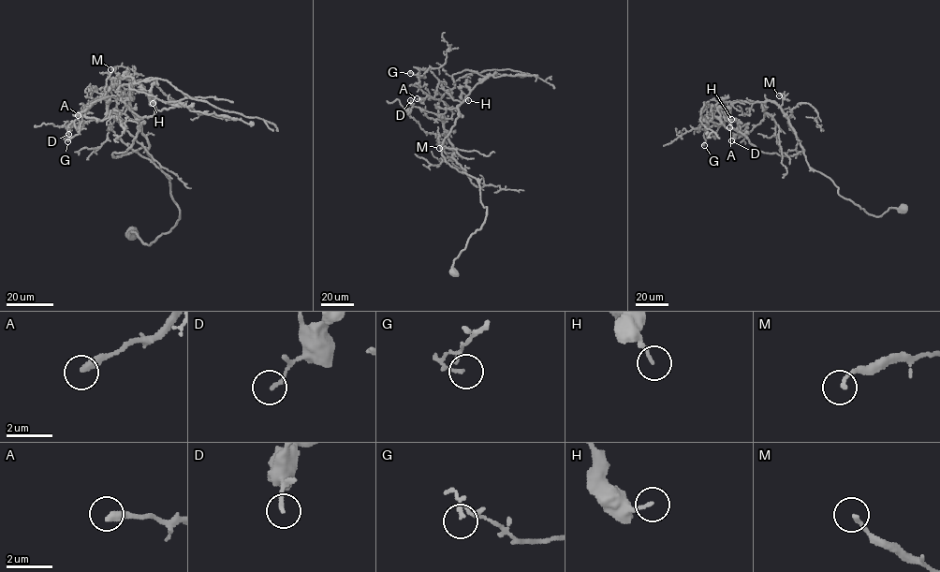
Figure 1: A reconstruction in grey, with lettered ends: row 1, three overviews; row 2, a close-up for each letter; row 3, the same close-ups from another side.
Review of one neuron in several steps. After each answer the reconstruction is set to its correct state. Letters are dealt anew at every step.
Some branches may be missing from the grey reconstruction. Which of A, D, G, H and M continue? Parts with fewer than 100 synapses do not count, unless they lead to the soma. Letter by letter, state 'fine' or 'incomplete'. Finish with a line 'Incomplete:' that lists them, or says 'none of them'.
A: fine
D: fine
G: fine
H: fine
M: fine
Incomplete: none of them

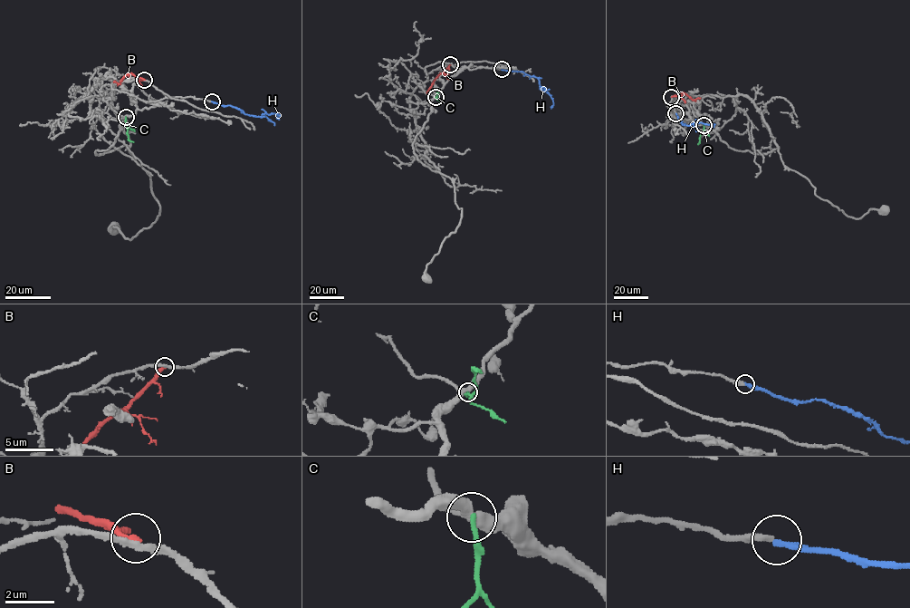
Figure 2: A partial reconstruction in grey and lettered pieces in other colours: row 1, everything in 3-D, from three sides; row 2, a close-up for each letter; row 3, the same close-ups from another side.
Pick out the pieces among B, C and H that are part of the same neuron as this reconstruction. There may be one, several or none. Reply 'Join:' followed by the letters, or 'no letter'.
Join: H

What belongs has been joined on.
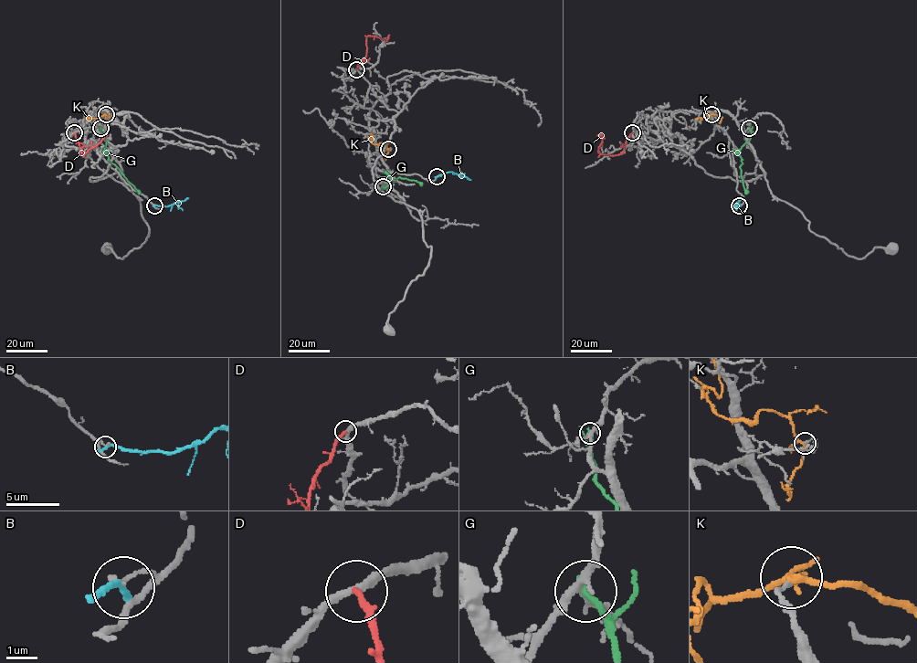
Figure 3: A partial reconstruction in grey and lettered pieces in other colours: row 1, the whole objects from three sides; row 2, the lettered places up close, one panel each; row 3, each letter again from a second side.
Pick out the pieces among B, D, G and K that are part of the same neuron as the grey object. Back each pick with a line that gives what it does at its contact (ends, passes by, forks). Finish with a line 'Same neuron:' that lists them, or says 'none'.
Same neuron: none

